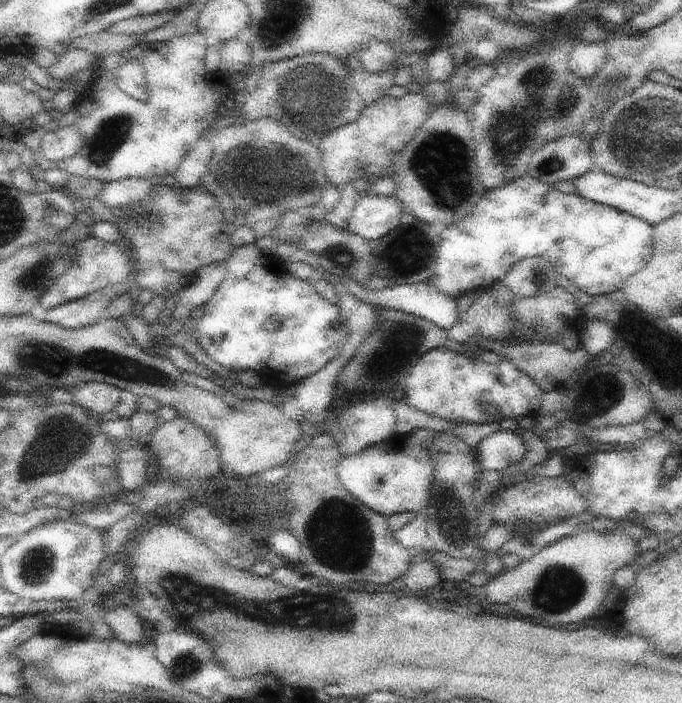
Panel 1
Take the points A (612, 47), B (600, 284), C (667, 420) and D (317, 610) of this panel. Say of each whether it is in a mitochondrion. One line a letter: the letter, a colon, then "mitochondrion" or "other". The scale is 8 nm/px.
A: other
B: other
C: other
D: mitochondrion

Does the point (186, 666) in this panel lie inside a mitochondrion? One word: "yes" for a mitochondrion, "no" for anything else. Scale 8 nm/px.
yes

